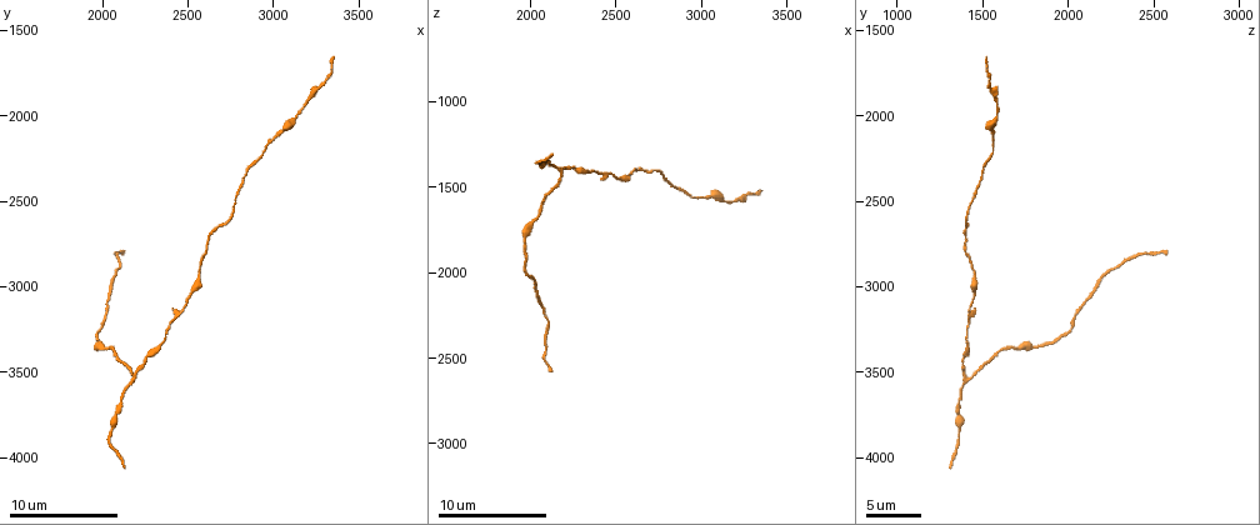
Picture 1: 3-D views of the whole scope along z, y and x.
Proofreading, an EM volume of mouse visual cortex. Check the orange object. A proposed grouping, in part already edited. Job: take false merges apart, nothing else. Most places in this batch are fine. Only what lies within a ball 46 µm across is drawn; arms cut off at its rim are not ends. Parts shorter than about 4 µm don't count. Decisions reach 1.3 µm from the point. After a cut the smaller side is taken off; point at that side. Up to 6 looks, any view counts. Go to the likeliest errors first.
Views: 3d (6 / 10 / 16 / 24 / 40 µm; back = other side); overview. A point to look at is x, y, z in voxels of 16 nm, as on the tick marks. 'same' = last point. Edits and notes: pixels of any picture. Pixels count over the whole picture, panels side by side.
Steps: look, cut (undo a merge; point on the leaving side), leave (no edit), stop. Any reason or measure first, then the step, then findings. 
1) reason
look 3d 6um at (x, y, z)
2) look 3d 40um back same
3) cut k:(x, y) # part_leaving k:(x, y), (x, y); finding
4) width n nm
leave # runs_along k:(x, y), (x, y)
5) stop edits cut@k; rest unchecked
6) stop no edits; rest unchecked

arms part here
look 3d 16um at (2180, 3540, 1420)

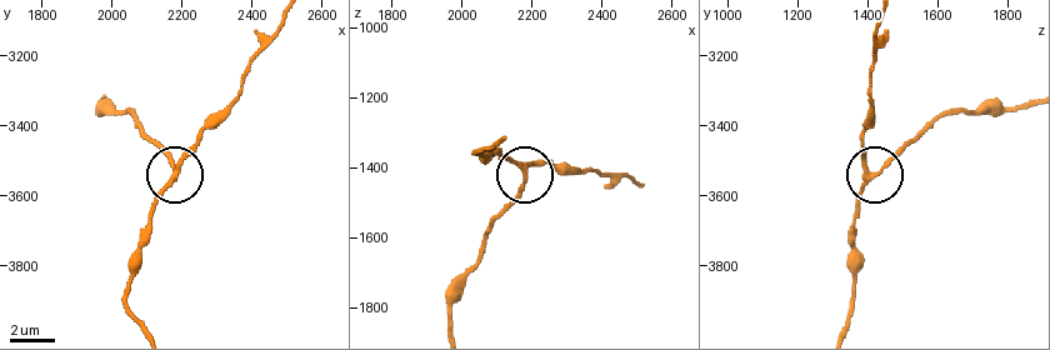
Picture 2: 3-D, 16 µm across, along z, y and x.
look 3d 16um back at (2180, 3540, 1420)

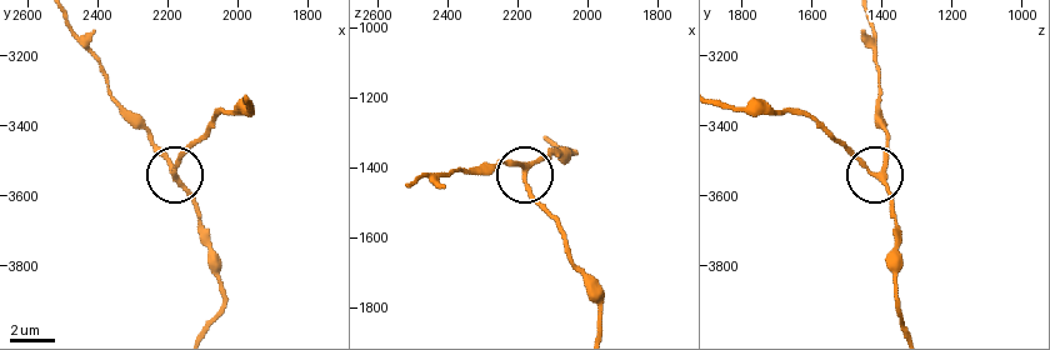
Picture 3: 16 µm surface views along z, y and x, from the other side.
side_arm 10 um
leave # runs_along 3:(454, 171), (481, 171), (499, 160), (529, 170), (548, 155); one neuron here

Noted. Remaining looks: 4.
calibre changes
look 3d 10um at (3220, 1900, 1580)

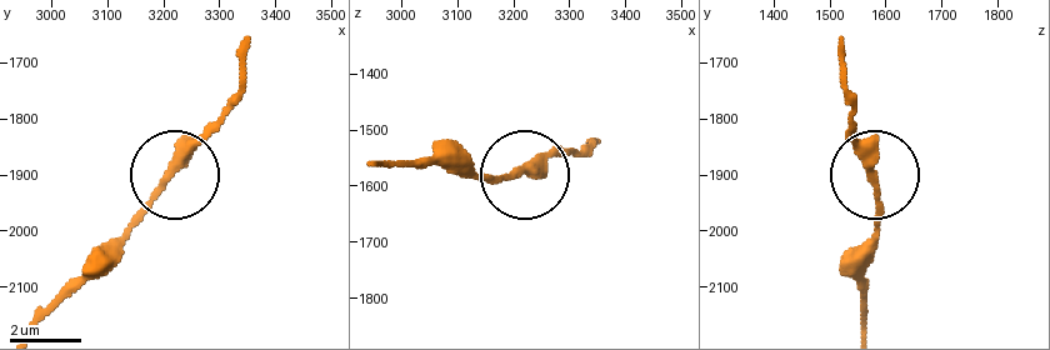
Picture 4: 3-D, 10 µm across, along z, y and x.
width 250 nm
leave # runs_along 4:(36, 321), (240, 100); all the same neuron

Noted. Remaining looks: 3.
thick turns thin
look 3d 16um at (3020, 2120, 1540)

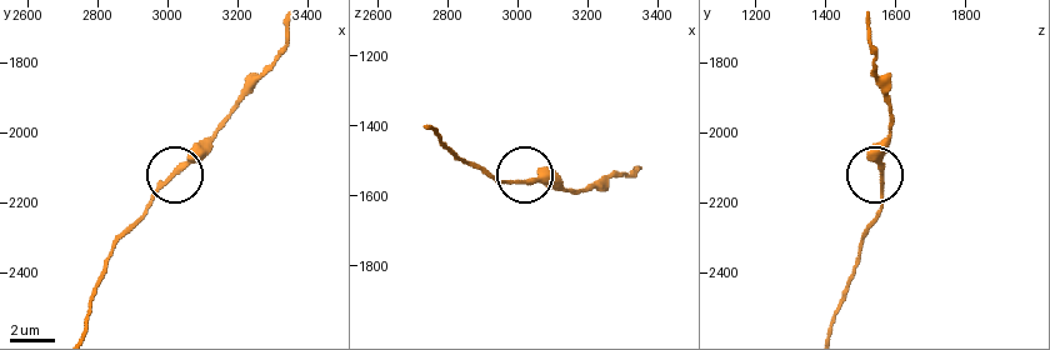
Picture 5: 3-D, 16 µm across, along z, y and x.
leave # runs_along 5:(84, 329), (111, 245), (213, 135); one neuron here

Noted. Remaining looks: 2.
stop no edits; rest unchecked

